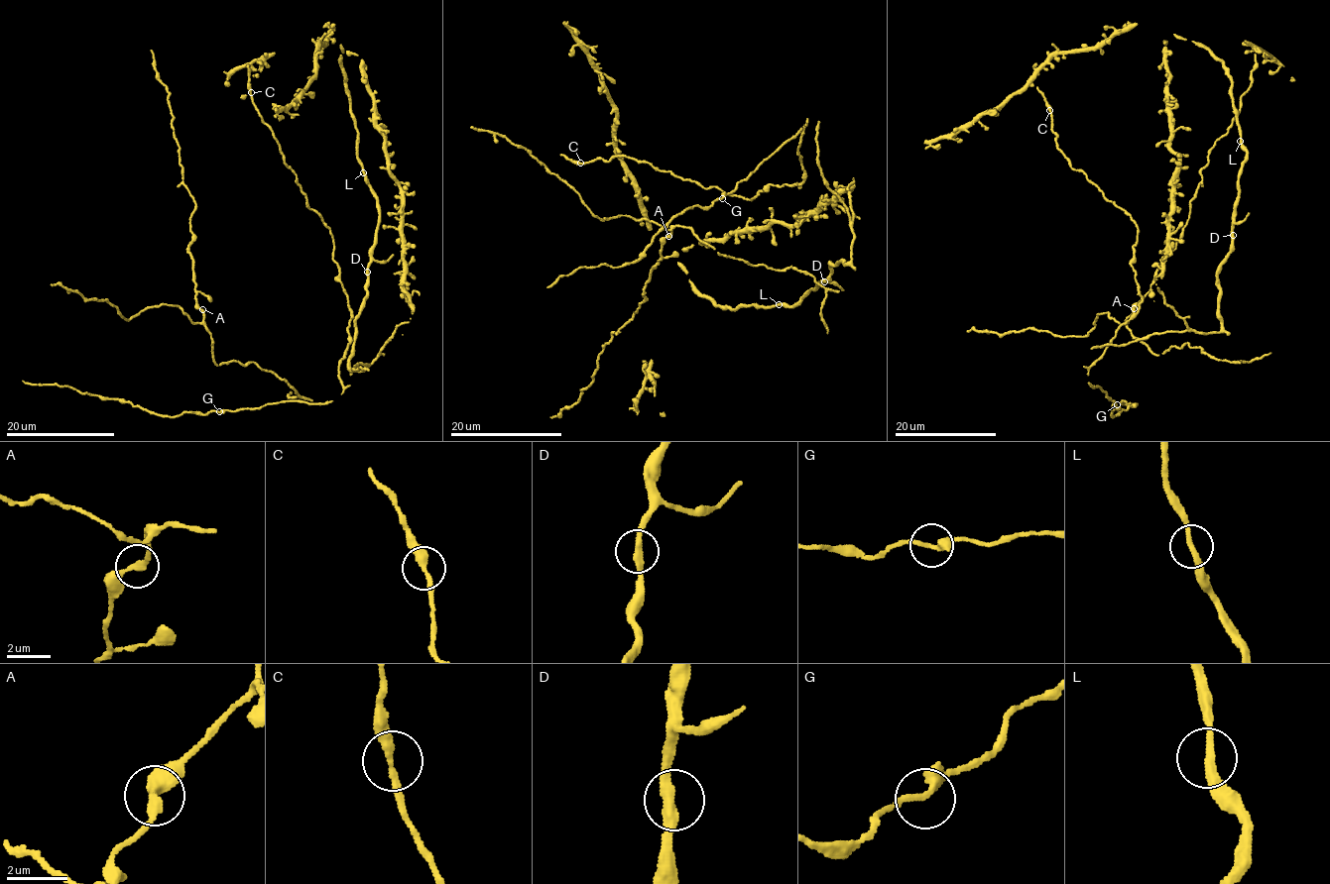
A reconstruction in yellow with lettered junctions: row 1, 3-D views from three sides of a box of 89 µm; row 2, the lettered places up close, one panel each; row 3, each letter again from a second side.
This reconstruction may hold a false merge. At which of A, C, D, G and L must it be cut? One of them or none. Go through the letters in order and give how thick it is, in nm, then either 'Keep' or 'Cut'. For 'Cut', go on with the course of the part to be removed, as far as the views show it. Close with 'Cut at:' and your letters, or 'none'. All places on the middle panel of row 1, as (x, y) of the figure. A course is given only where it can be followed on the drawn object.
A: Thickness 240 nm. Keep
C: Thickness 300 nm. Keep
D: Thickness 320 nm. Keep
G: Thickness 300 nm. Keep
L: Thickness 260 nm. Keep
Cut at: none

